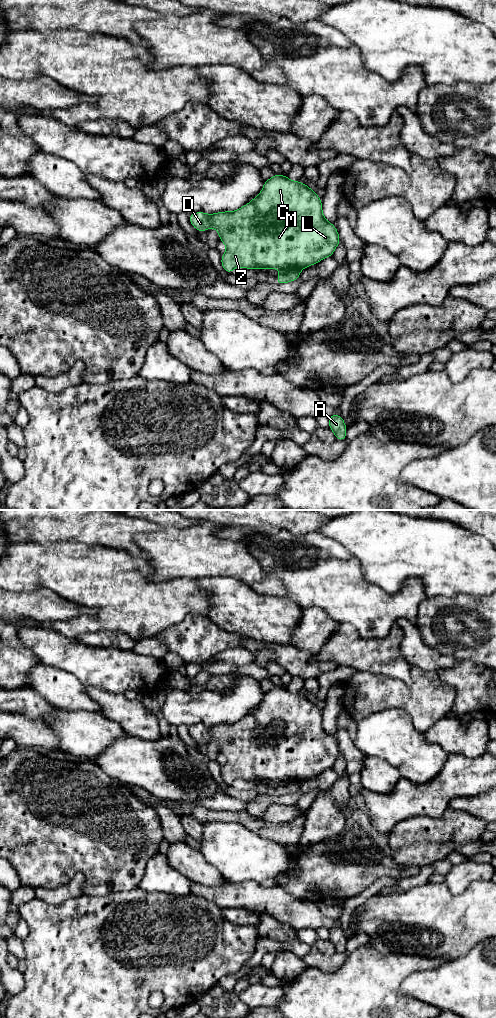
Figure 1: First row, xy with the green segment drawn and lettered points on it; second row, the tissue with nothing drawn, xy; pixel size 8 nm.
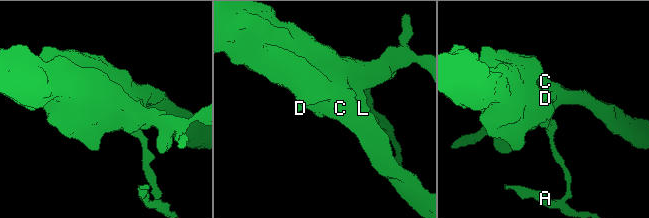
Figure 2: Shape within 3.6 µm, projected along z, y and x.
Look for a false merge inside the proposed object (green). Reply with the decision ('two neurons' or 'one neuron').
two neurons

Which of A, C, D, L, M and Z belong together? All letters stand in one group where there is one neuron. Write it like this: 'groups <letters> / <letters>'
groups A / C D L M Z

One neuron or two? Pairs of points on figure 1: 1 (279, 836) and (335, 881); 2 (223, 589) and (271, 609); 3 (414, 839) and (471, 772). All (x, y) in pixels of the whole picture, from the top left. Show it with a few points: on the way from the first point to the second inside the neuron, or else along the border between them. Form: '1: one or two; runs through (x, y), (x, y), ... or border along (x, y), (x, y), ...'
1: two; border along (298, 842), (284, 846)
2: one; runs through (235, 601), (248, 609), (259, 609)
3: two; border along (448, 807), (440, 817), (412, 816), (408, 818)

